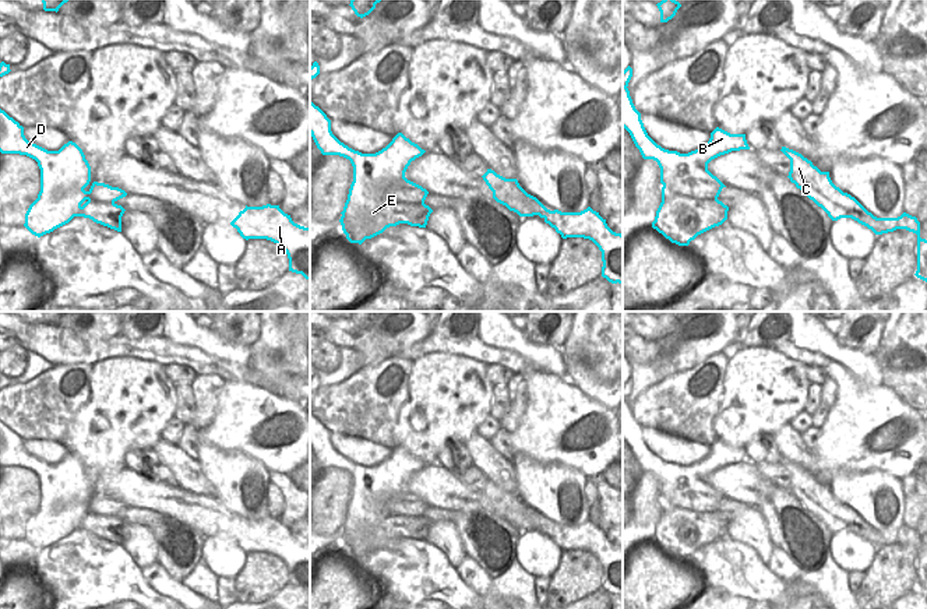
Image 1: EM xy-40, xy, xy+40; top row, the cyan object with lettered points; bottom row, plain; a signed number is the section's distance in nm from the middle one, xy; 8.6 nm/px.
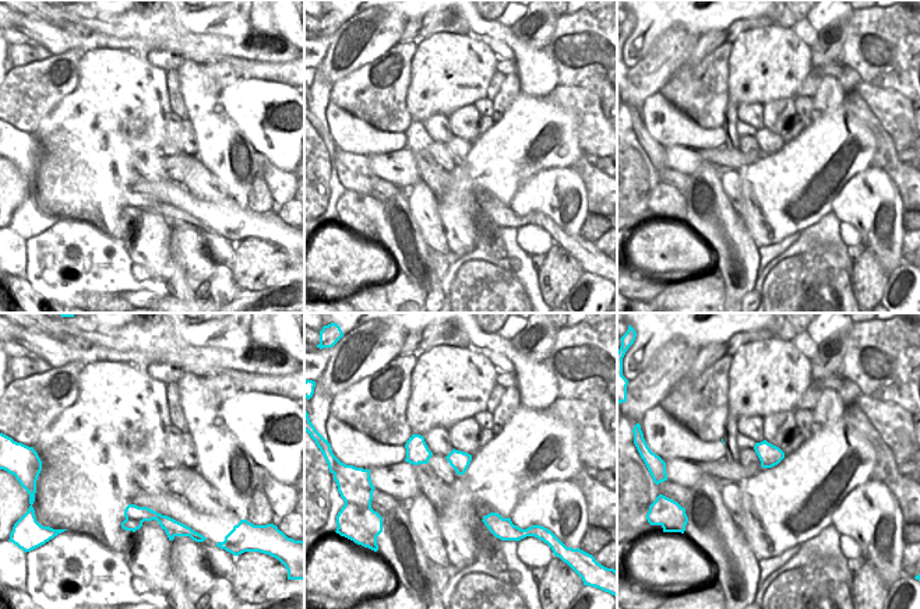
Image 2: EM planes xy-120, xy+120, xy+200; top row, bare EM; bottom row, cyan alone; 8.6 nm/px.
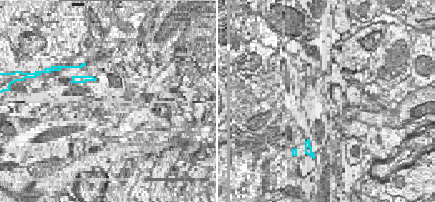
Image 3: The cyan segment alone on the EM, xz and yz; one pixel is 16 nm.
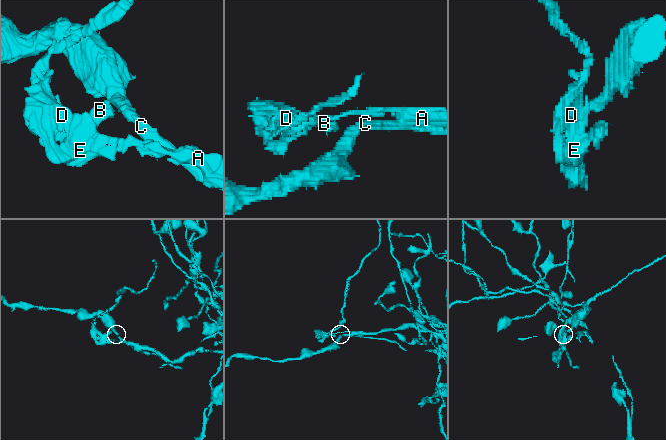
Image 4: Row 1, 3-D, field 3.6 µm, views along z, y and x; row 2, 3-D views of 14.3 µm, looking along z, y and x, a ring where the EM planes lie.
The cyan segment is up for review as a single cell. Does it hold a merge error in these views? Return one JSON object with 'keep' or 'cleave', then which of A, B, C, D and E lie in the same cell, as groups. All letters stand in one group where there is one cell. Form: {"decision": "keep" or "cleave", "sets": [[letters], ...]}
{"decision": "cleave", "sets": [["A", "B", "D", "E"], ["C"]]}

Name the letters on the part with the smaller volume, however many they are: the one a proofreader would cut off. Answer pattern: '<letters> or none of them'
C

